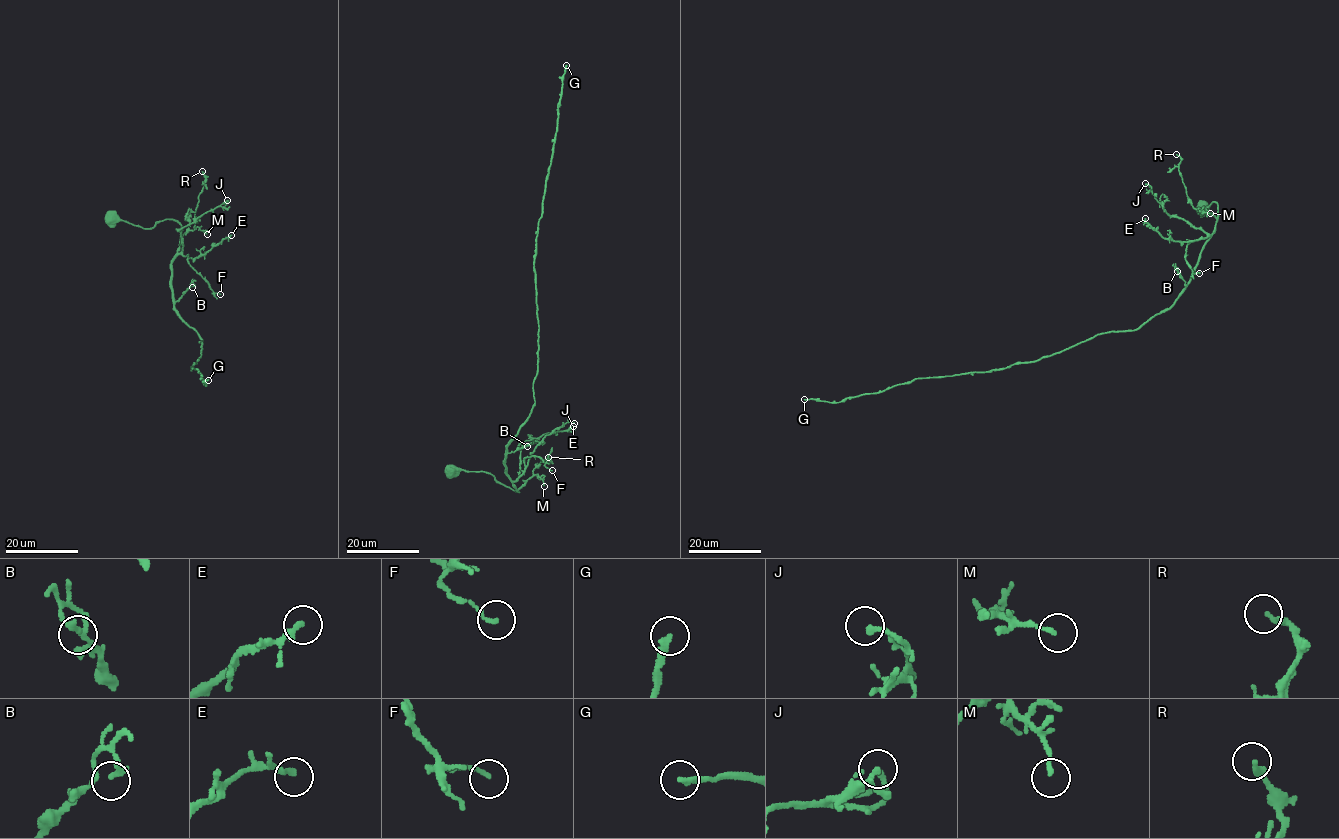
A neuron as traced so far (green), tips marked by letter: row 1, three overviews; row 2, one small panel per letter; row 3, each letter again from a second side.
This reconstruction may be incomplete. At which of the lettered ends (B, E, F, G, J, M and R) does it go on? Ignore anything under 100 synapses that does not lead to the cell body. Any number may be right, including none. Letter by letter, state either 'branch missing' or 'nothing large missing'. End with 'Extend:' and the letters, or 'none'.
B: nothing large missing
E: nothing large missing
F: nothing large missing
G: branch missing
J: nothing large missing
M: nothing large missing
R: nothing large missing
Extend: G

